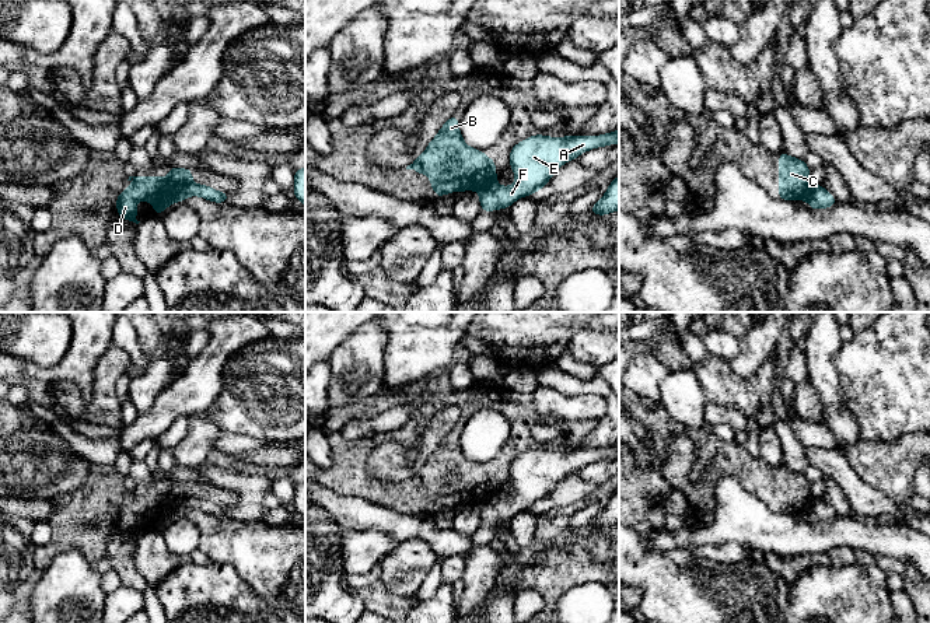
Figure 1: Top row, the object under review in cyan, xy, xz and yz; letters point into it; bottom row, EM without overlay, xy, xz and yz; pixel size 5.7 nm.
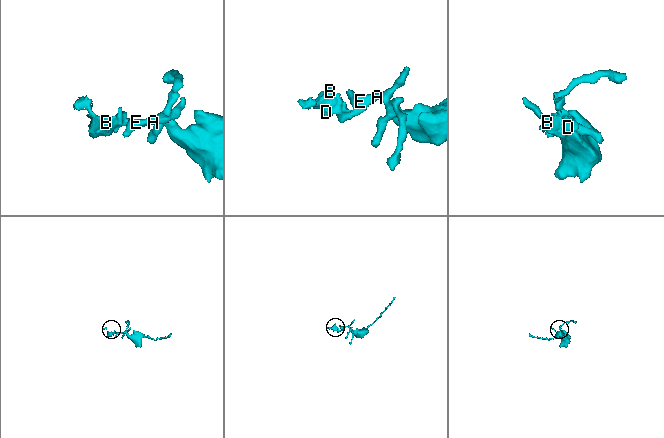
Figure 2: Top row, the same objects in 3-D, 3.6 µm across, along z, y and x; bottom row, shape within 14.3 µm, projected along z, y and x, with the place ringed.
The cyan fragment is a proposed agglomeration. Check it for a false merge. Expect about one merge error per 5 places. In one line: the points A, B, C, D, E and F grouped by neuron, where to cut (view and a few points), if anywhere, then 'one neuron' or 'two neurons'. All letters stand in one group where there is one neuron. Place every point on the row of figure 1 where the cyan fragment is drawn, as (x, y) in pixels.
groups A E F / B C D; cut xy (188, 182), (182, 184), (161, 205), (157, 213); two neurons

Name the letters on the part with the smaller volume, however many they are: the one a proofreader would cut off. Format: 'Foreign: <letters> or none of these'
Foreign: B, C, D

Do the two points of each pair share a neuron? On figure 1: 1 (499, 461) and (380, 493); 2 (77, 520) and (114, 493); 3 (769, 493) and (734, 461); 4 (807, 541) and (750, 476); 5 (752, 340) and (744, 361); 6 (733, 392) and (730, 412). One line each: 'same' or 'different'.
1: same
2: same
3: same
4: different
5: same
6: different

